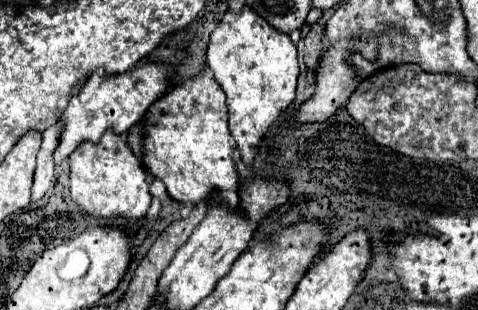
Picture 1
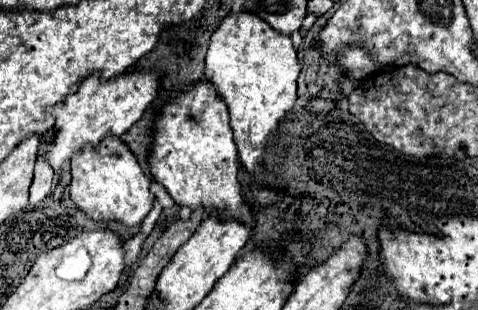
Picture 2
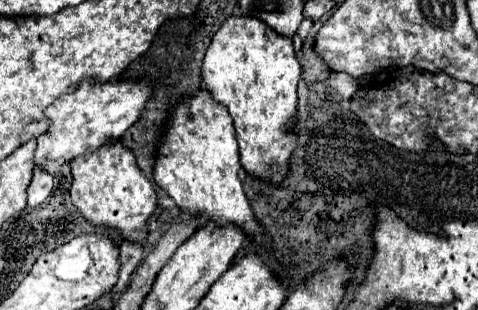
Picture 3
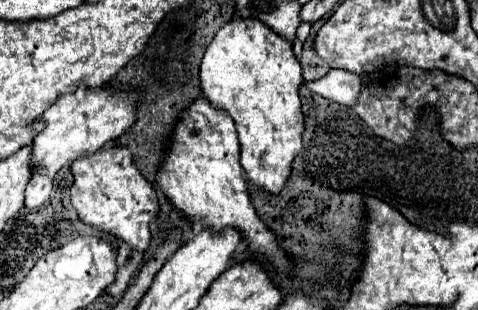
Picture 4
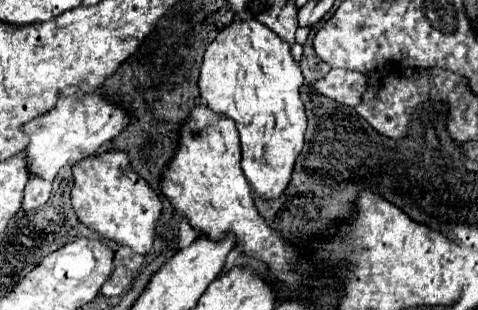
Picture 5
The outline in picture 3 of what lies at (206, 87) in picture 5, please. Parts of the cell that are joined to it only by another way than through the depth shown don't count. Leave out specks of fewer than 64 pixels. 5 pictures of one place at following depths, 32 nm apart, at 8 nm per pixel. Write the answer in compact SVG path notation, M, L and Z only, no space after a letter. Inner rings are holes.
M230 16L218 32L212 36L212 42L204 56L204 68L202 78L208 92L214 96L216 102L224 104L232 116L236 140L240 148L240 164L242 168L252 174L270 180L274 186L282 180L286 174L288 160L292 156L292 150L296 148L296 134L286 128L286 124L296 114L296 86L300 80L300 64L296 60L292 40L286 36L280 36L274 32L268 24L254 16Z

